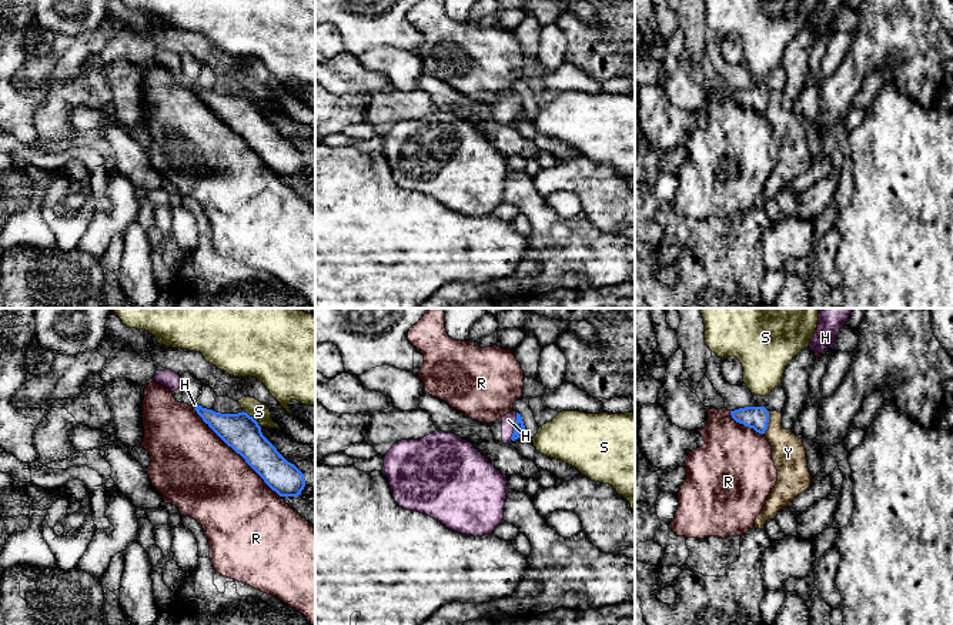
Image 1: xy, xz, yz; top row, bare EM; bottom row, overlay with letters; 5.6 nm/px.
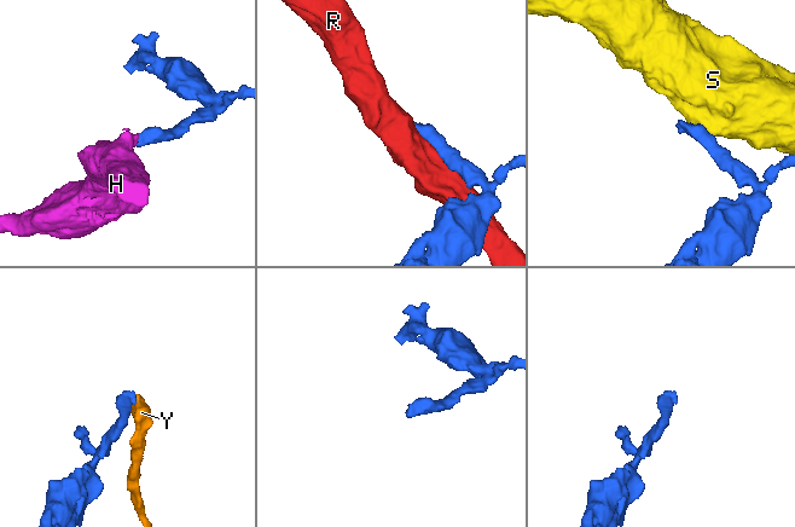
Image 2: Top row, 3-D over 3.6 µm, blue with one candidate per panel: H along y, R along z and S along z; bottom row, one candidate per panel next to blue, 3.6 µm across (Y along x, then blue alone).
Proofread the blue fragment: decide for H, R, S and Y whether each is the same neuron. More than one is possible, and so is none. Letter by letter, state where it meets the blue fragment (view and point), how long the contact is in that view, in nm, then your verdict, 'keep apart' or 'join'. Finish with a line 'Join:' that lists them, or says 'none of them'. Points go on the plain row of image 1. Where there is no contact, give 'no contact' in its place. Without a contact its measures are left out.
H: contact xz (514, 107); length 160 nm; join
R: contact xy (237, 133); length 700 nm; keep apart
S: contact xy (253, 99); length 140 nm; keep apart
Y: contact yz (766, 103); length 130 nm; keep apart
Join: H

